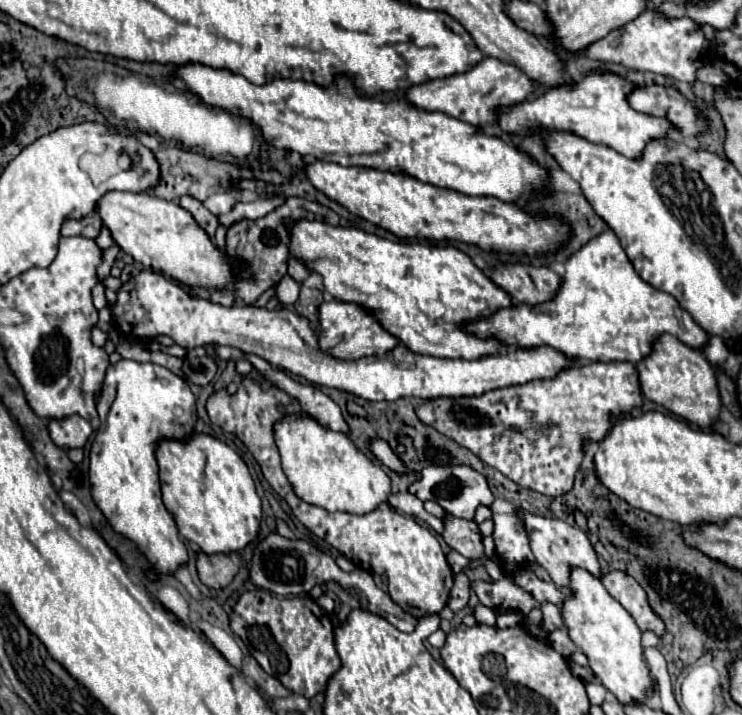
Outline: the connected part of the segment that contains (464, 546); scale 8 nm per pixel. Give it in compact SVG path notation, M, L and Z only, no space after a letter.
M447 514L443 518L443 524L445 524L443 538L453 550L457 550L459 554L463 554L469 560L483 556L481 532L479 532L475 522L461 520L461 518L455 518L455 516Z

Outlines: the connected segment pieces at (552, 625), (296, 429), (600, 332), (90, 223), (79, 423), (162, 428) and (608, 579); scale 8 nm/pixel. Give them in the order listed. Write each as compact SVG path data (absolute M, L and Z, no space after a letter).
M545 602L545 604L541 606L541 612L543 612L543 626L545 626L545 630L553 632L553 630L557 630L557 628L565 628L563 614L561 614L561 608L559 608L559 606Z
M305 412L285 414L275 422L273 430L283 472L287 474L295 494L307 504L321 506L329 512L365 514L375 510L391 494L389 476L353 444L349 434L333 432Z
M605 230L599 236L591 238L581 250L577 250L567 258L563 282L551 300L535 306L513 304L509 308L499 308L491 316L481 316L471 322L465 322L463 330L481 340L495 338L499 344L507 348L515 346L515 348L531 350L539 346L551 346L553 350L565 354L569 360L583 362L583 364L587 362L633 362L635 364L651 352L655 338L663 332L677 336L683 344L697 350L703 348L703 344L707 342L707 334L703 332L703 328L691 318L687 310L679 306L679 302L671 294L653 288L651 284L647 284L637 276L613 230Z
M97 214L83 216L81 220L67 220L61 228L61 236L85 236L85 238L97 238L101 230L101 220Z
M69 416L63 420L51 420L49 424L49 434L53 438L53 442L63 448L63 450L71 450L71 448L83 448L85 442L91 436L91 426L87 420L83 420L81 416Z
M121 358L115 366L107 370L97 412L101 418L101 426L91 444L91 464L89 464L89 482L93 500L105 514L113 530L127 536L145 552L147 560L155 564L155 572L173 574L179 564L187 562L187 548L179 538L173 514L165 508L161 500L155 446L161 440L187 440L193 434L193 428L197 424L195 396L189 384L171 370L153 362L135 362Z
M609 572L601 578L603 586L607 588L607 592L635 618L637 626L645 632L645 630L653 630L657 636L661 636L665 632L663 622L657 618L657 614L651 610L645 590L627 574L623 572Z

